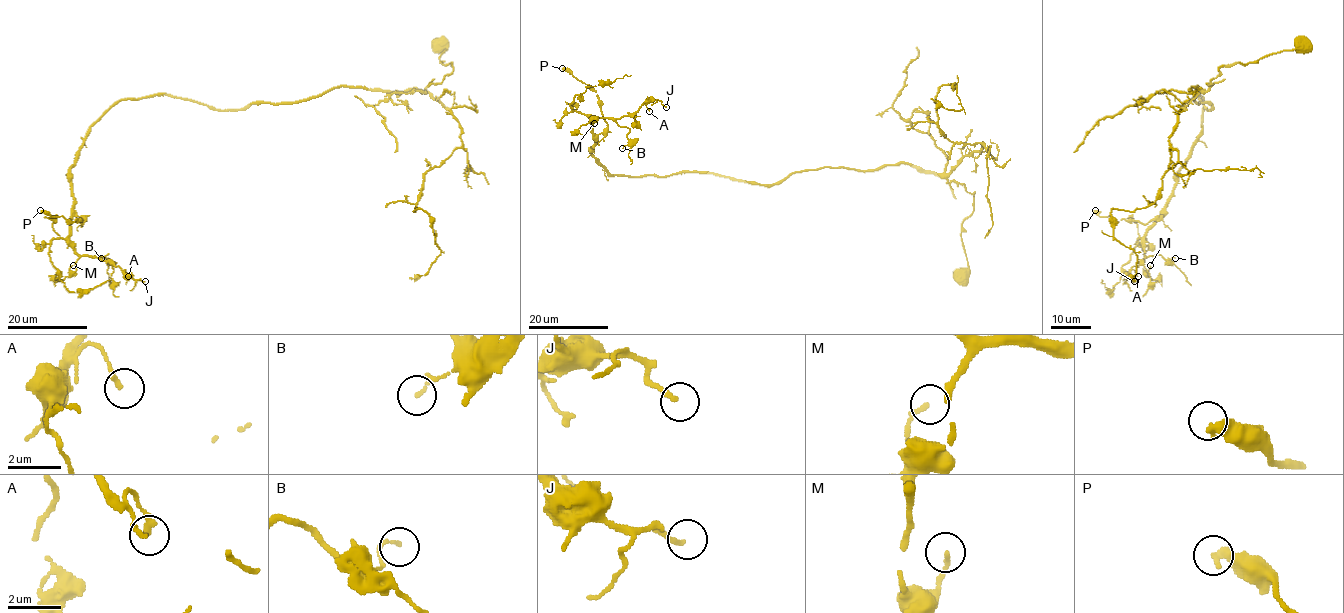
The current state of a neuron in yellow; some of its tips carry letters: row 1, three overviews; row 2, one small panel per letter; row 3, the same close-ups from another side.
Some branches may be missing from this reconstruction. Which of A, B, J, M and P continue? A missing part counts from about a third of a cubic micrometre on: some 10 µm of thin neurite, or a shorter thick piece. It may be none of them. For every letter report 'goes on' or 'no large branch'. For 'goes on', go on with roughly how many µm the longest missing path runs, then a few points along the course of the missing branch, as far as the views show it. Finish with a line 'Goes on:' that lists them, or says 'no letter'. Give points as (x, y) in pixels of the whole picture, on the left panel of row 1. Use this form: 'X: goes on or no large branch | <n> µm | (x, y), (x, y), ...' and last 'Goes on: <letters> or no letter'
A: no large branch
B: no large branch
J: goes on | 5 µm
M: no large branch
P: no large branch
Goes on: J

